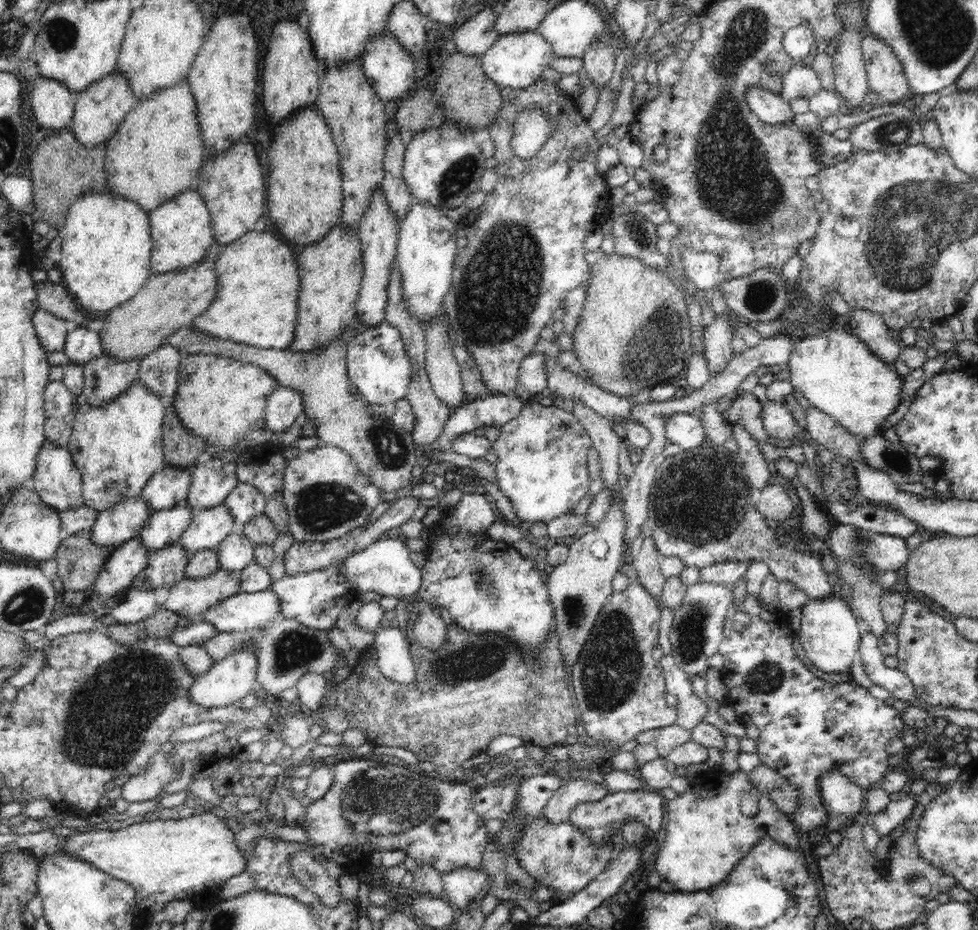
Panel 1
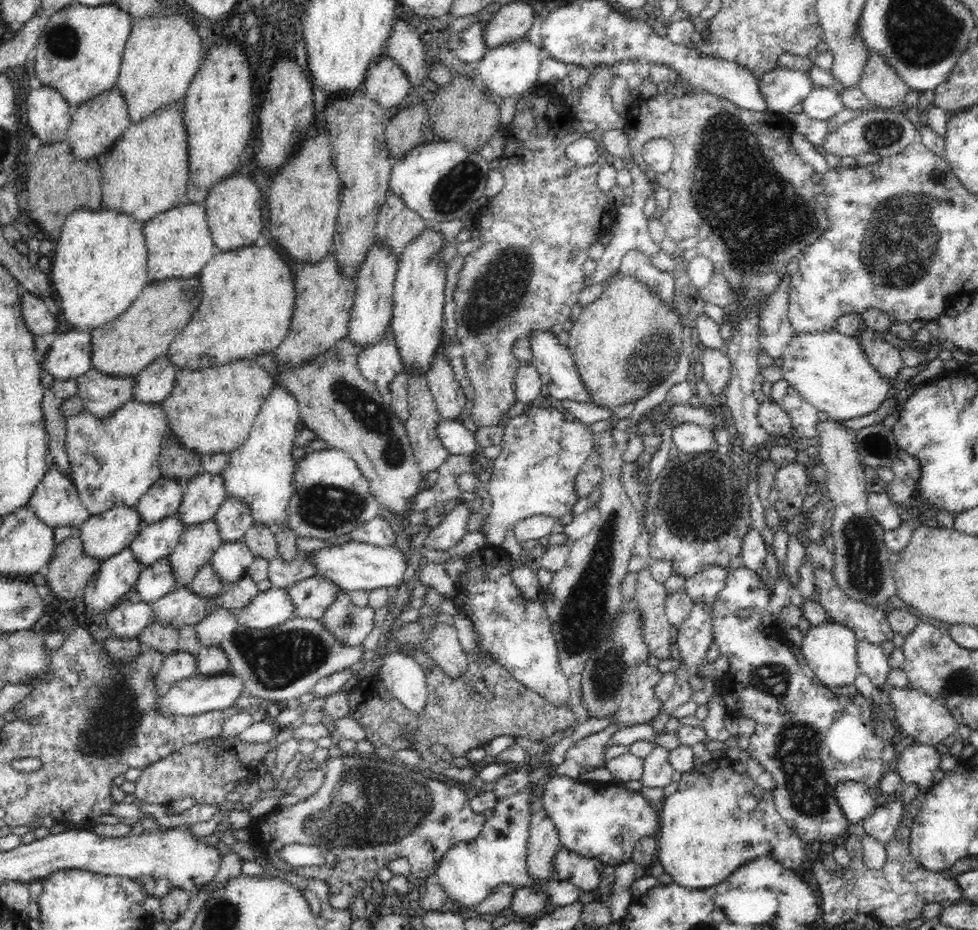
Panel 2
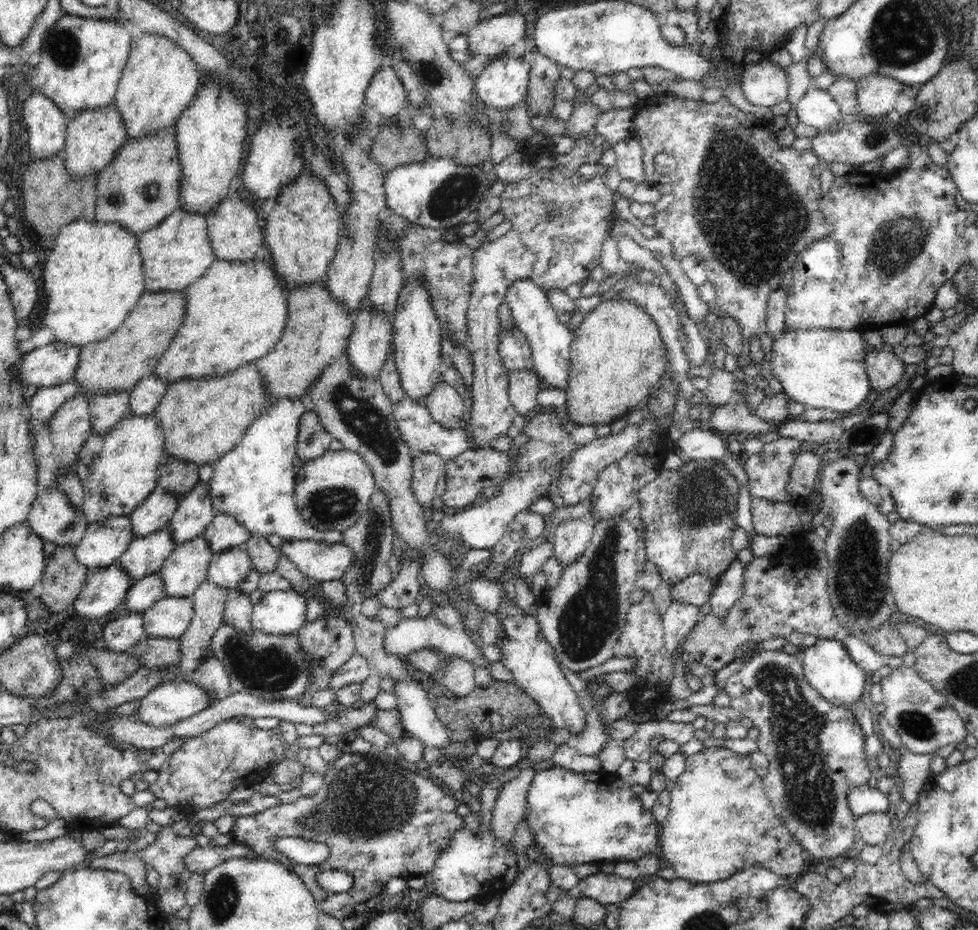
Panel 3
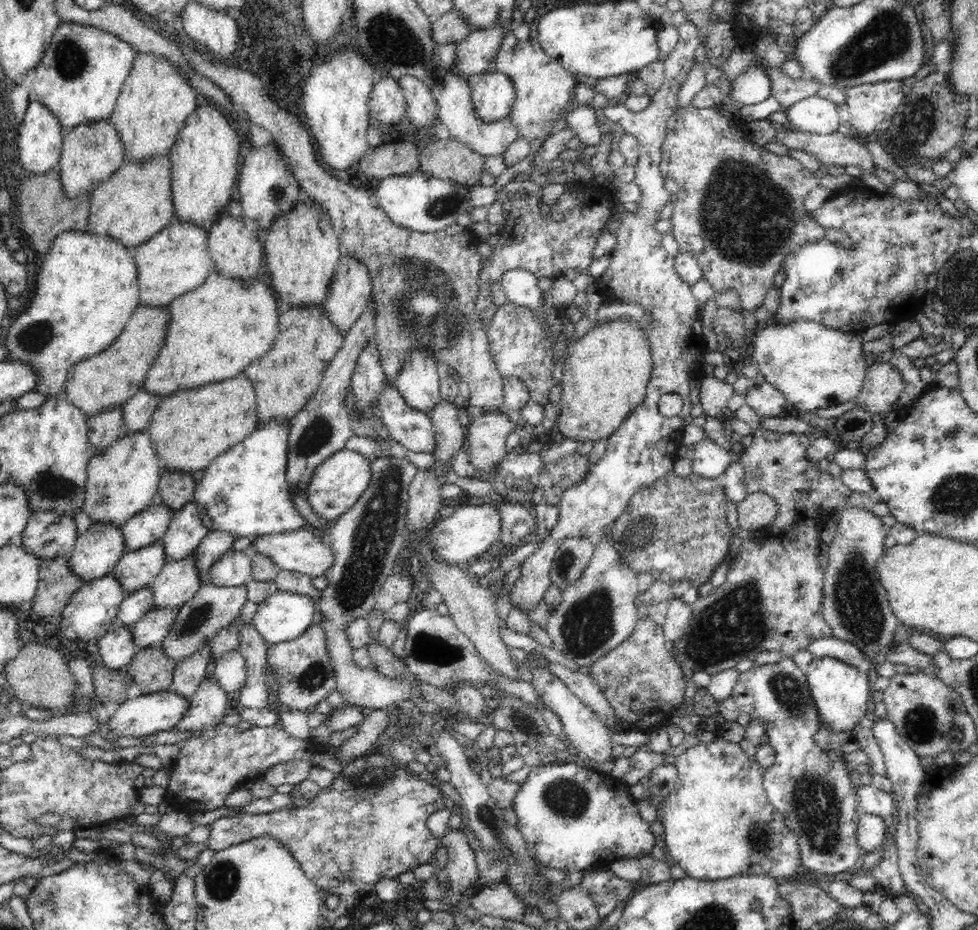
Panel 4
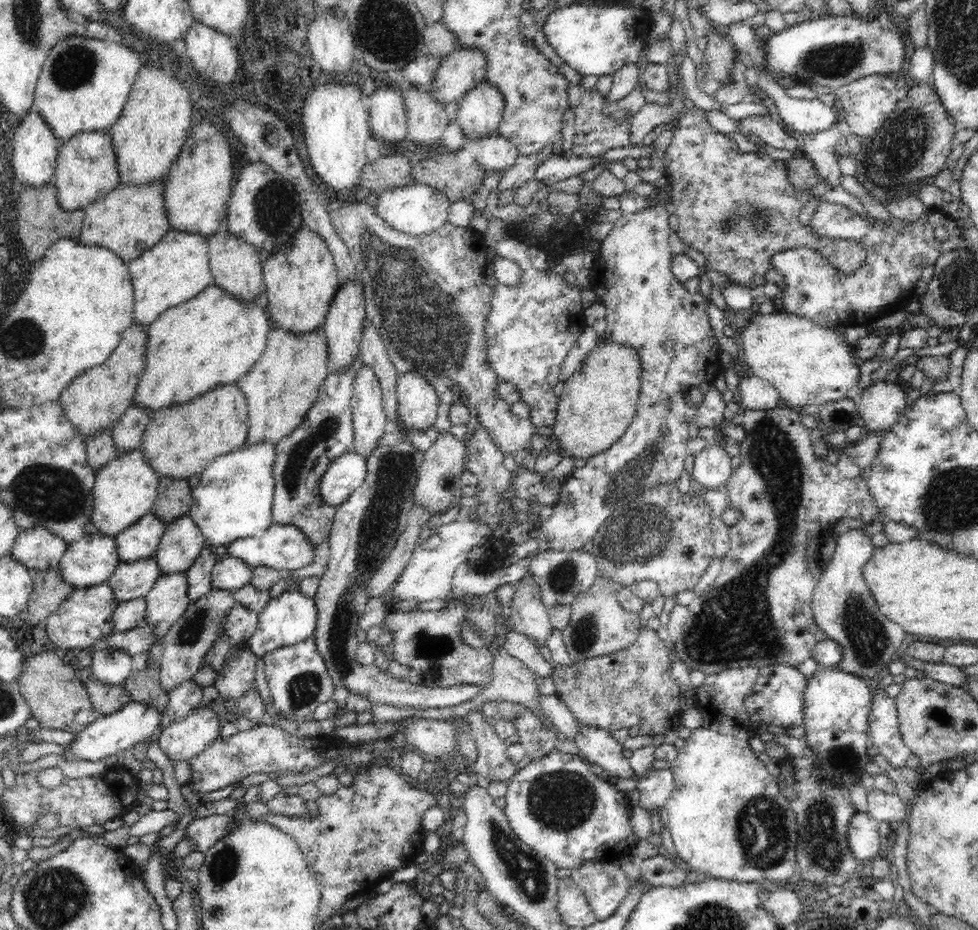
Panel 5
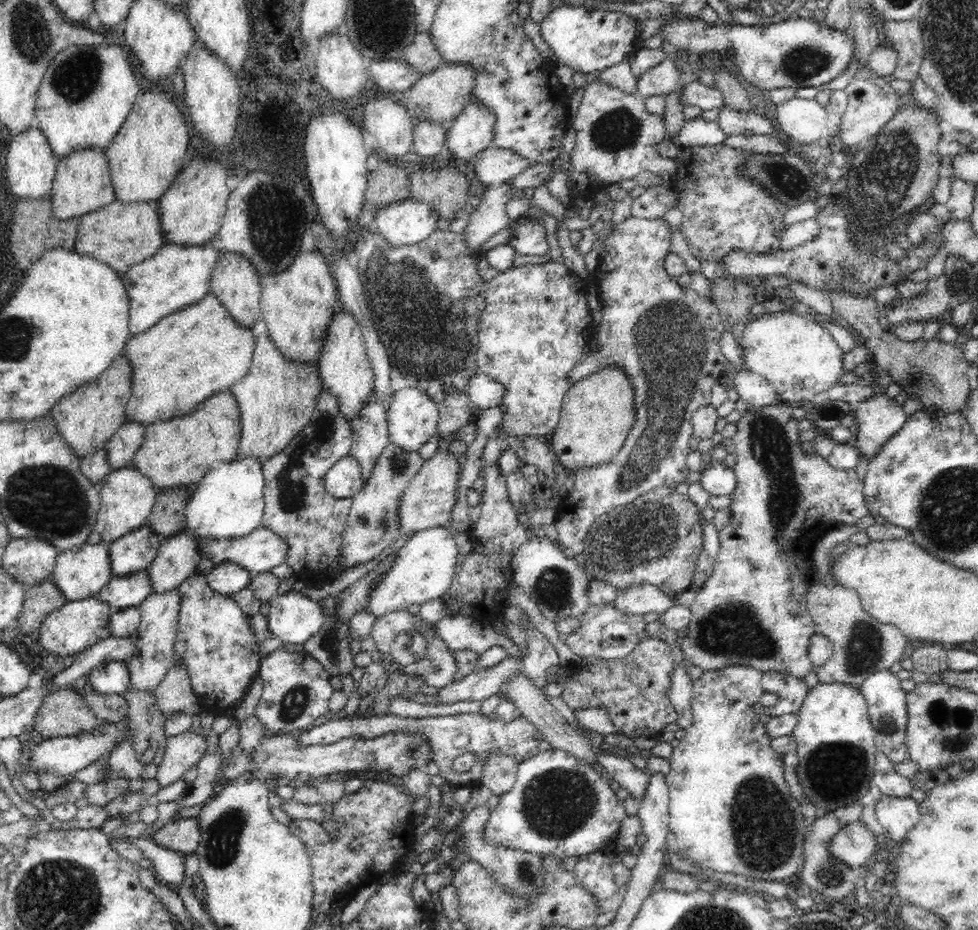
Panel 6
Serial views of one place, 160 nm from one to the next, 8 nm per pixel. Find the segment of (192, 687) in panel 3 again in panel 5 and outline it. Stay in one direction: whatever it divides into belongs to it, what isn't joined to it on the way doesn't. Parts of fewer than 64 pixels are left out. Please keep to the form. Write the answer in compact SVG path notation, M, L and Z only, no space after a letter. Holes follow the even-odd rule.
M130 701L122 709L101 715L94 722L86 725L74 740L65 746L66 754L61 756L68 762L100 761L118 755L121 751L130 750L134 745L153 735L158 726L162 727L166 724L164 714L160 714L158 709Z

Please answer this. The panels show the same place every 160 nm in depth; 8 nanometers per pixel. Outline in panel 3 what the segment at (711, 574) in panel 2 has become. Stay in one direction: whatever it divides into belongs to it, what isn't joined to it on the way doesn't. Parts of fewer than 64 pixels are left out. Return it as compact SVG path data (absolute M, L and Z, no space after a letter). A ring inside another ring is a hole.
M692 574L680 582L671 584L670 600L701 607L709 602L714 586L716 578Z

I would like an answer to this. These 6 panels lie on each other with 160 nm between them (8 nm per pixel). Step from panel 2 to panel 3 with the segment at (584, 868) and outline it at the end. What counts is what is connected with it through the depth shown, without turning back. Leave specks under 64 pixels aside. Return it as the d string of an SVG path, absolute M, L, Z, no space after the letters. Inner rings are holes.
M597 871L580 879L577 883L584 897L607 905L619 905L631 898L636 892L639 882L624 879L616 874L605 874Z

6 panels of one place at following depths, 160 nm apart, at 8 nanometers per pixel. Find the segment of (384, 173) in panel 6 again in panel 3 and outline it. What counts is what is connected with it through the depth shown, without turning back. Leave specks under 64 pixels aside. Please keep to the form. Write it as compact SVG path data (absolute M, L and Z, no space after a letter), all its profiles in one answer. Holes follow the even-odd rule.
M412 122L408 126L380 128L376 141L370 146L370 159L387 173L400 166L425 162L429 157L425 134Z

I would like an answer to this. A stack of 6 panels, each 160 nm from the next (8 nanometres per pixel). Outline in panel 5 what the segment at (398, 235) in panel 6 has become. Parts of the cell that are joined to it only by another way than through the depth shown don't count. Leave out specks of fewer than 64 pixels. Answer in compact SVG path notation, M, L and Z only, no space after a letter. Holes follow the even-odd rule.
M414 182L408 186L382 190L378 197L378 204L375 206L376 215L384 219L394 230L412 236L430 234L446 224L452 204L435 188Z

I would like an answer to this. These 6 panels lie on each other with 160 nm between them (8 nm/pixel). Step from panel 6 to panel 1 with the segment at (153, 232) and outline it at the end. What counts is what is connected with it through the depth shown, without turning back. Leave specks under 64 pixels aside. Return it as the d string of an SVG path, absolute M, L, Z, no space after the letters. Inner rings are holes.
M186 80L138 100L106 143L106 160L103 165L107 173L106 191L113 196L136 202L142 211L149 214L178 194L195 187L196 178L206 158L206 147L197 123L195 106L194 95Z

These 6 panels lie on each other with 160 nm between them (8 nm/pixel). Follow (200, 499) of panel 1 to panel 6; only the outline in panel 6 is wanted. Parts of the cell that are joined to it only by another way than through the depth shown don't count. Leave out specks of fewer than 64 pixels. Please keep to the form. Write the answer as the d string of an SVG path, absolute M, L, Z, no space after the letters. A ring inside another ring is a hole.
M186 529L162 539L158 554L147 569L152 592L162 594L178 588L197 572L201 557L198 536L186 535Z

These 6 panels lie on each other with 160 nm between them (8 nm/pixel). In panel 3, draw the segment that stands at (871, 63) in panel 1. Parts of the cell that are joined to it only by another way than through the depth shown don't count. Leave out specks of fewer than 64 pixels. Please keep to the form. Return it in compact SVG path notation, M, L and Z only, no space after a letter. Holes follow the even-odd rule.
M868 74L868 76L862 76L860 80L856 81L856 88L856 112L860 112L862 116L866 116L867 119L870 119L877 117L880 118L892 112L892 110L894 110L896 100L901 96L906 86L901 82L898 82L898 80L890 78L889 76Z

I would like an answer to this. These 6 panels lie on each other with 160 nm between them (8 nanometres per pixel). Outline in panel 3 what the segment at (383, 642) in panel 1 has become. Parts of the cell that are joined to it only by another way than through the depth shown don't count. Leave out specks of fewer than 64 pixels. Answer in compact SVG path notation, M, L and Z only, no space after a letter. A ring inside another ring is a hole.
M396 681L393 693L397 697L399 714L405 730L426 747L448 748L452 744L450 729L442 725L431 706L431 697L422 682Z

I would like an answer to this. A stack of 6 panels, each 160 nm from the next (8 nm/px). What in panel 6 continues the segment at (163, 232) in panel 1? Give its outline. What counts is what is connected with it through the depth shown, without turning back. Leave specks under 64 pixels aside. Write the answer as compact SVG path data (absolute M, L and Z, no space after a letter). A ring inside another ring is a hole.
M168 242L154 256L131 266L122 275L129 296L130 334L146 332L165 316L200 302L210 291L217 260L218 252L210 242L204 246L178 246Z

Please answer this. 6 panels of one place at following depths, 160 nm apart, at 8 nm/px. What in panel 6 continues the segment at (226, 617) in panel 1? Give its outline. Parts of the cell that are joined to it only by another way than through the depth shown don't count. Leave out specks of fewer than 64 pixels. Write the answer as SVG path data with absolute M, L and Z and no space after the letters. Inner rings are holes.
M303 591L276 595L269 604L269 630L284 645L304 645L320 631L325 618L320 602L314 602Z

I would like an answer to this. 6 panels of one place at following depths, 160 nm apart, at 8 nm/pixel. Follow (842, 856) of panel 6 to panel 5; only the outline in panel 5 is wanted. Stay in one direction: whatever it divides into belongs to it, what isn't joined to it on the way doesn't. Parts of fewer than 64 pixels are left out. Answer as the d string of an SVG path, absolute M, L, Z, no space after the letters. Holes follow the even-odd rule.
M857 812L850 820L847 830L849 849L857 860L866 865L878 855L880 850L880 834L878 824L867 812Z

